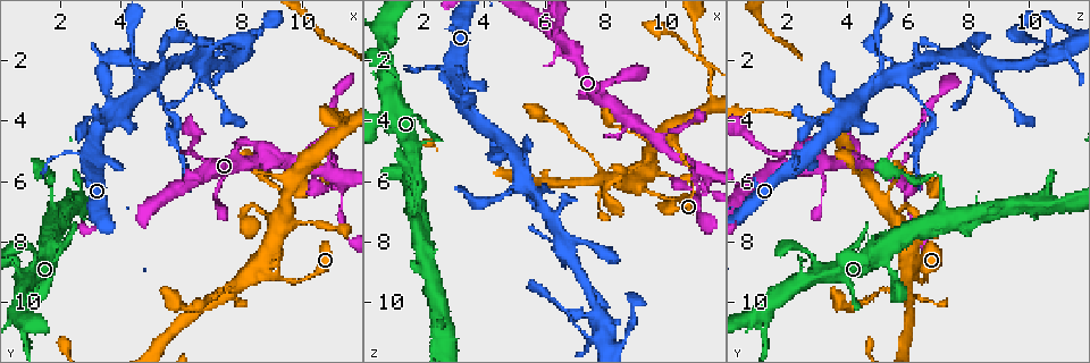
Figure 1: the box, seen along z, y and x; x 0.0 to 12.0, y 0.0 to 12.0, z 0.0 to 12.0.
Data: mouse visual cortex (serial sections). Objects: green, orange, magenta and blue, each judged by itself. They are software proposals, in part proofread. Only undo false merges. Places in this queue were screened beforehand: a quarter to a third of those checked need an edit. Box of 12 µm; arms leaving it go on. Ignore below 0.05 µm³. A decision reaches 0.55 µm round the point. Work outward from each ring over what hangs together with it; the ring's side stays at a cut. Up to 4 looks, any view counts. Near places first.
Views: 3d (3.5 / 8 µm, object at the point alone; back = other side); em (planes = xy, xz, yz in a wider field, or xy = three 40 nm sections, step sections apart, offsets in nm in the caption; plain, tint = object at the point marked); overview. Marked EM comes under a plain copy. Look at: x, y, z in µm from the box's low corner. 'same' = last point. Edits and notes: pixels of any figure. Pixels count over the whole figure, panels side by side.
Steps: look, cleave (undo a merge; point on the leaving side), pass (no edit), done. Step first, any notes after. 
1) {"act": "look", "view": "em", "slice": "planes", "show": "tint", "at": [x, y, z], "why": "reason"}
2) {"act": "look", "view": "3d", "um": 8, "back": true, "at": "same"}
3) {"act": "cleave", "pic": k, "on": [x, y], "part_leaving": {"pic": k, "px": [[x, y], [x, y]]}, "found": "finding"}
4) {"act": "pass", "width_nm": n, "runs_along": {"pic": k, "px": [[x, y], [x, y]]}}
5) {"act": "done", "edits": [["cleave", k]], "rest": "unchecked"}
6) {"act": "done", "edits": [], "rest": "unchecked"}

{"act": "look", "view": "3d", "um": 8, "at": [7.9, 9.4, 6.0], "why": "arms part here"}

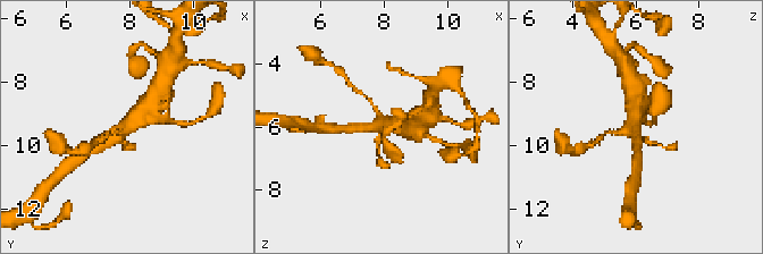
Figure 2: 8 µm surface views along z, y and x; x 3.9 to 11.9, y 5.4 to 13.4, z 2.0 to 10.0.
{"act": "look", "view": "em", "slice": "xy", "step": 3, "show": "tint", "at": [7.8, 9.4, 6.0], "why": "need the tissue"}

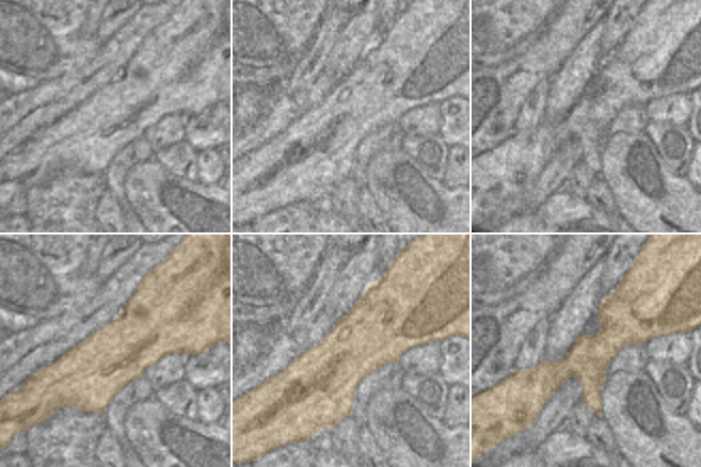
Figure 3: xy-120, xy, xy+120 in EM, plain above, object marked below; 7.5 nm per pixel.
{"act": "pass", "runs_along": {"pic": 2, "px": [[152, 112], [140, 112], [98, 144]]}, "found": "one cell here"}

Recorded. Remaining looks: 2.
{"act": "look", "view": "3d", "um": 3.5, "at": [11.4, 6.2, 5.8], "why": "sharp bend"}

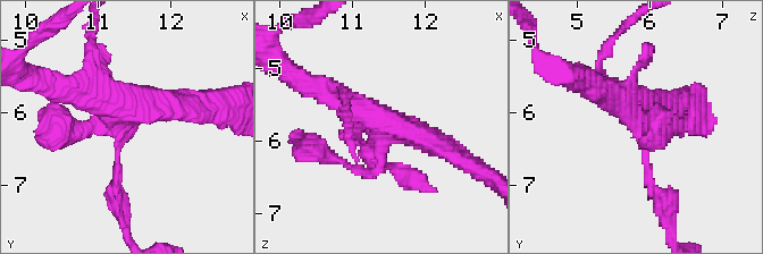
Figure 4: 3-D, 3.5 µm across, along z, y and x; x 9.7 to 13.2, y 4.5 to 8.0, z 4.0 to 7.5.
{"act": "look", "view": "em", "slice": "planes", "show": "tint", "at": [11.30, 6.15, 5.85]}

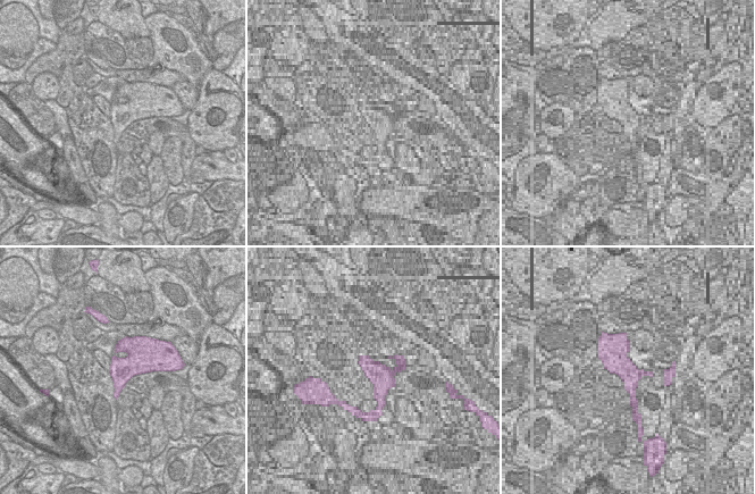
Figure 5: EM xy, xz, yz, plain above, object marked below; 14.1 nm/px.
{"act": "pass", "runs_along": {"pic": 4, "px": [[600, 86], [639, 124], [675, 124]]}, "found": "one cell here"}

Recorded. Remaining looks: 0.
{"act": "done", "edits": [], "rest": "unchecked"}

